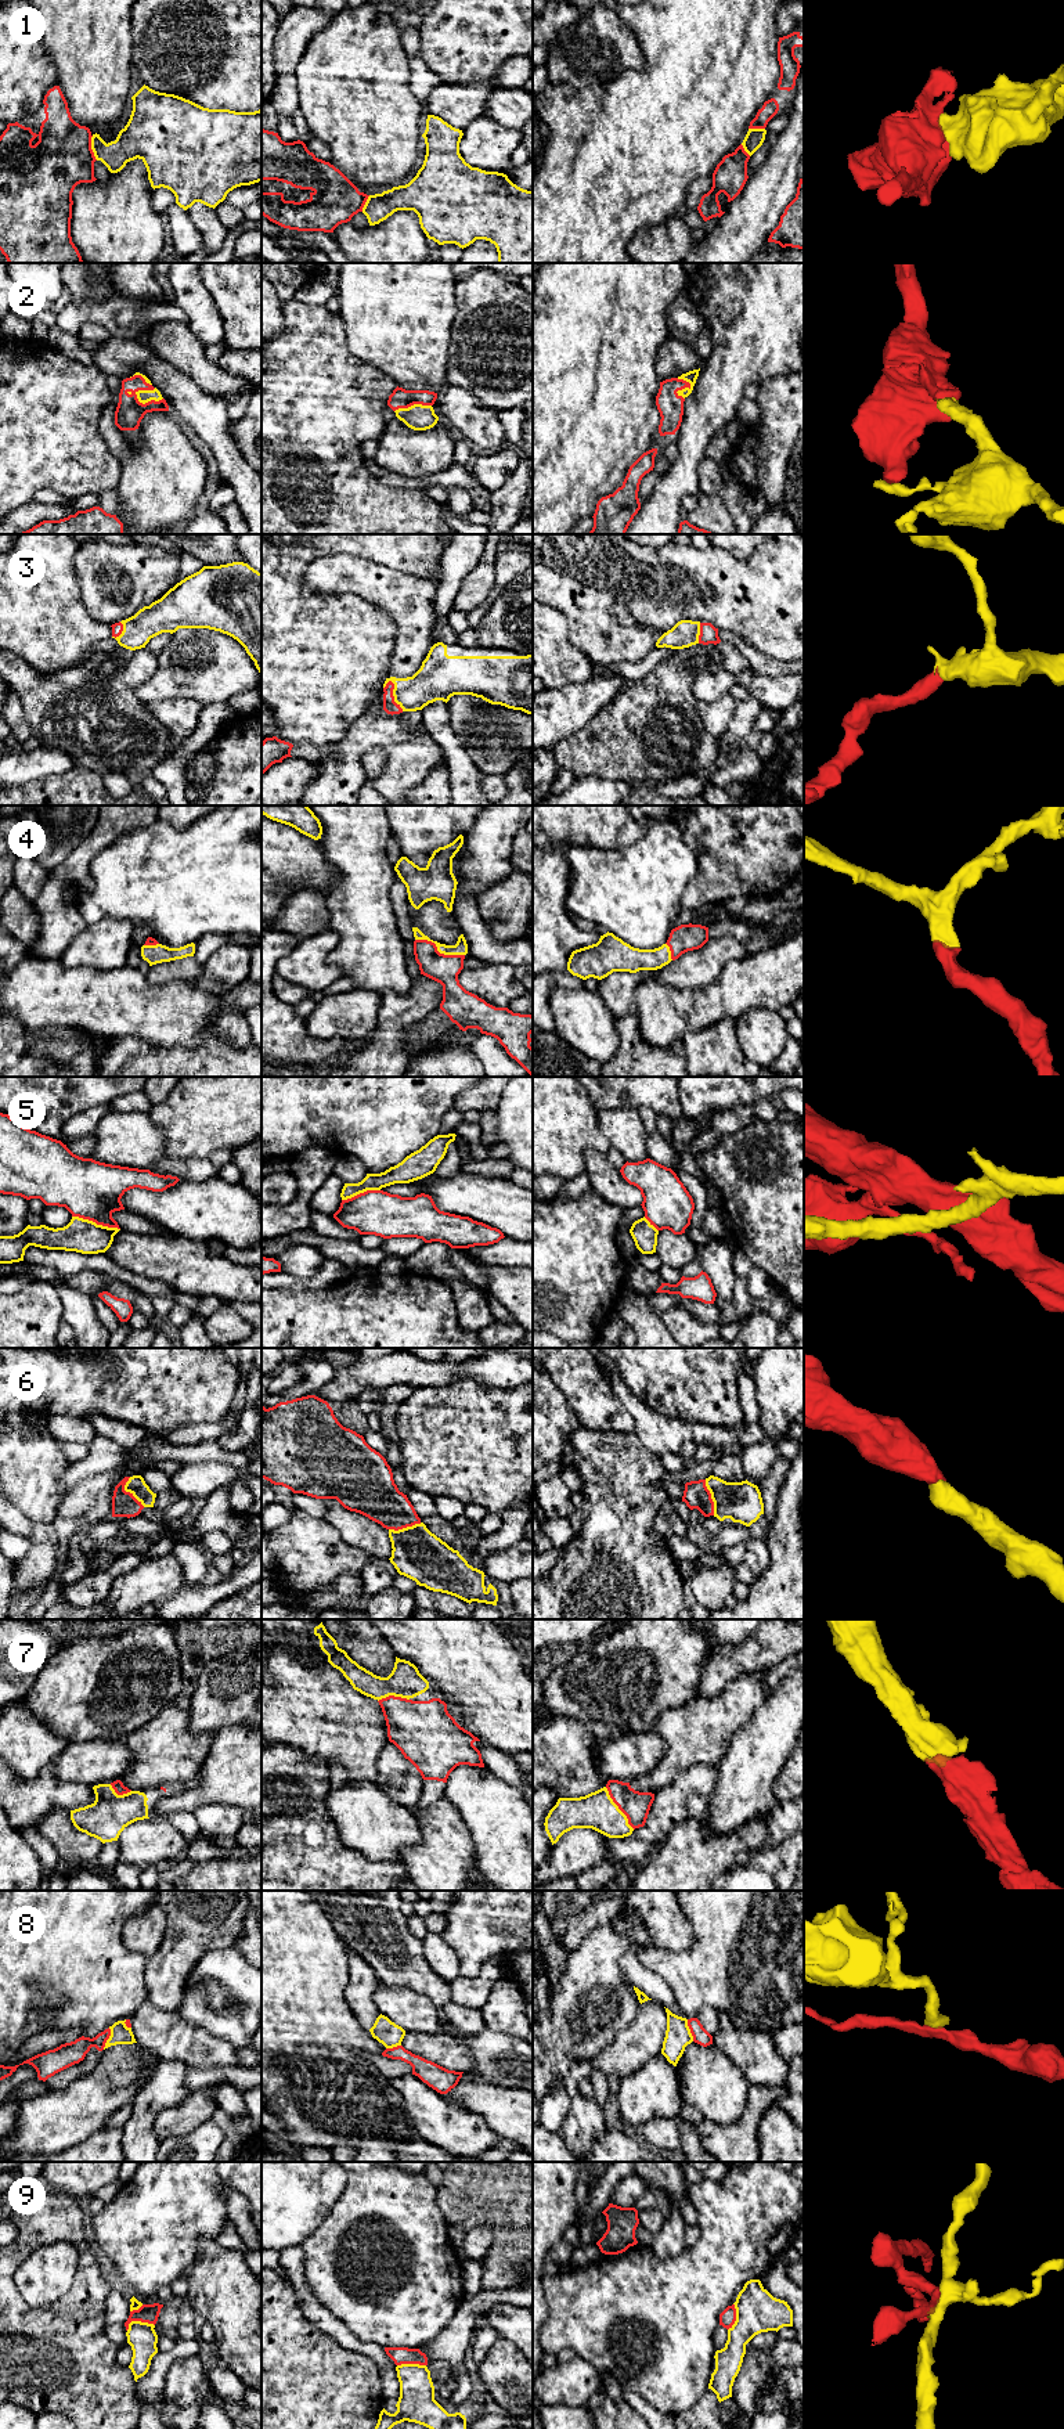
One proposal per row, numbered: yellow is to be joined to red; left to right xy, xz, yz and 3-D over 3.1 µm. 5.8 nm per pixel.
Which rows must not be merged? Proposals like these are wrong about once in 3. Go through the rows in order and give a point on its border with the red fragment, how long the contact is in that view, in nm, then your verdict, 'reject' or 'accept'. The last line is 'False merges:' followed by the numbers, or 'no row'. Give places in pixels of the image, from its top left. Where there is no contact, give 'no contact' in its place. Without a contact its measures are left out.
1: contact xy (90, 148); length 150 nm; reject
2: contact xy (147, 403); length 170 nm; accept
3: contact xz (392, 695); length 200 nm; accept
4: contact xz (437, 951); length 300 nm; accept
5: contact xy (96, 1222); length 300 nm; reject
6: contact xy (129, 1492); length 200 nm; accept
7: contact yz (619, 1808); length 300 nm; accept
8: contact xy (107, 2039); length 130 nm; reject
9: contact xy (139, 2320); length 170 nm; reject
False merges: 1, 5, 8, 9

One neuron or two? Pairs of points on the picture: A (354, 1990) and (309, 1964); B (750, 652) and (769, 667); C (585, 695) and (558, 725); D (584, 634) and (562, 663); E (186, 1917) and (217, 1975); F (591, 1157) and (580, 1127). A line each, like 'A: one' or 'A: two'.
A: two
B: one
C: one
D: two
E: two
F: two

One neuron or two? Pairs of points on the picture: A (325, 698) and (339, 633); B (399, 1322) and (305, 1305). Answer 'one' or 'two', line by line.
A: one
B: one

